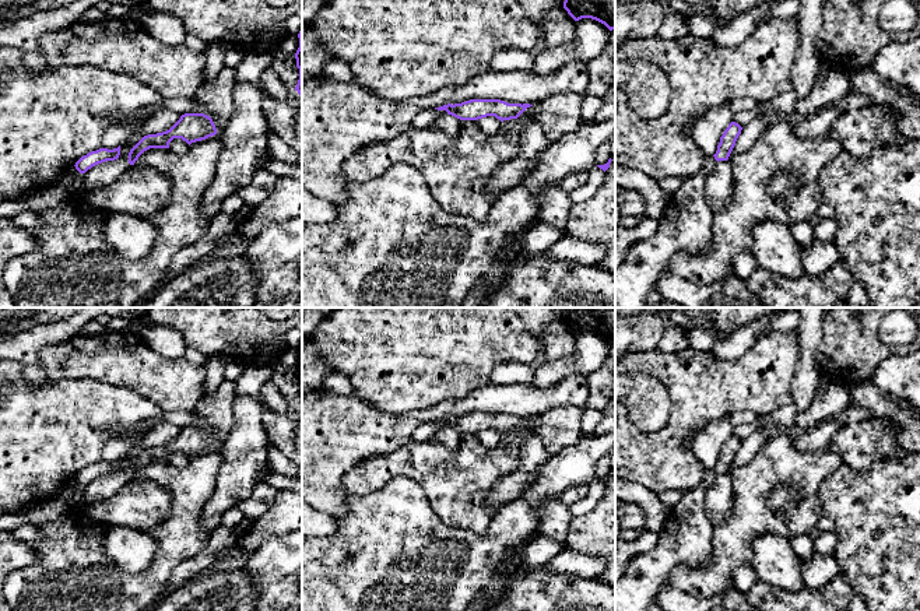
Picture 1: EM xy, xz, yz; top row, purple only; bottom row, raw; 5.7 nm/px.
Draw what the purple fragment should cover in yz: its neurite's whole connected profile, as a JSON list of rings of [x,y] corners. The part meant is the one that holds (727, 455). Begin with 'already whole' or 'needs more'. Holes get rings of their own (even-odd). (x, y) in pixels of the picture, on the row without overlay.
already whole; [[[731,435],[728,438],[728,440],[724,443],[723,449],[720,450],[717,464],[713,468],[717,475],[728,473],[728,470],[735,459],[735,454],[738,452],[738,449],[741,447],[741,443],[742,443],[742,440],[735,435]]]

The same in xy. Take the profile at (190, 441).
already whole; [[[185,426],[166,445],[144,449],[129,466],[129,477],[134,478],[138,470],[150,461],[169,461],[173,452],[182,452],[189,459],[217,447],[213,432],[204,426]]]

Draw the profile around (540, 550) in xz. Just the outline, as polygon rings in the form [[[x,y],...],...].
[[[537,534],[524,548],[524,565],[529,569],[545,565],[565,548],[563,544]]]

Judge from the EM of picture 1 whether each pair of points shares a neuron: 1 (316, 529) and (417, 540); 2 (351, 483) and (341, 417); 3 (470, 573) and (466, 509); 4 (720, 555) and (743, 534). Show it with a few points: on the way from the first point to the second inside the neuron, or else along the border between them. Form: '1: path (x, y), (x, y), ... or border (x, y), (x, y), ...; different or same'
1: border (336, 518), (336, 530), (332, 534), (316, 538); different
2: border (379, 455), (360, 460), (343, 477), (346, 494); different
3: border (495, 513), (481, 534), (449, 529), (436, 518); different
4: path (726, 551), (737, 540); same

